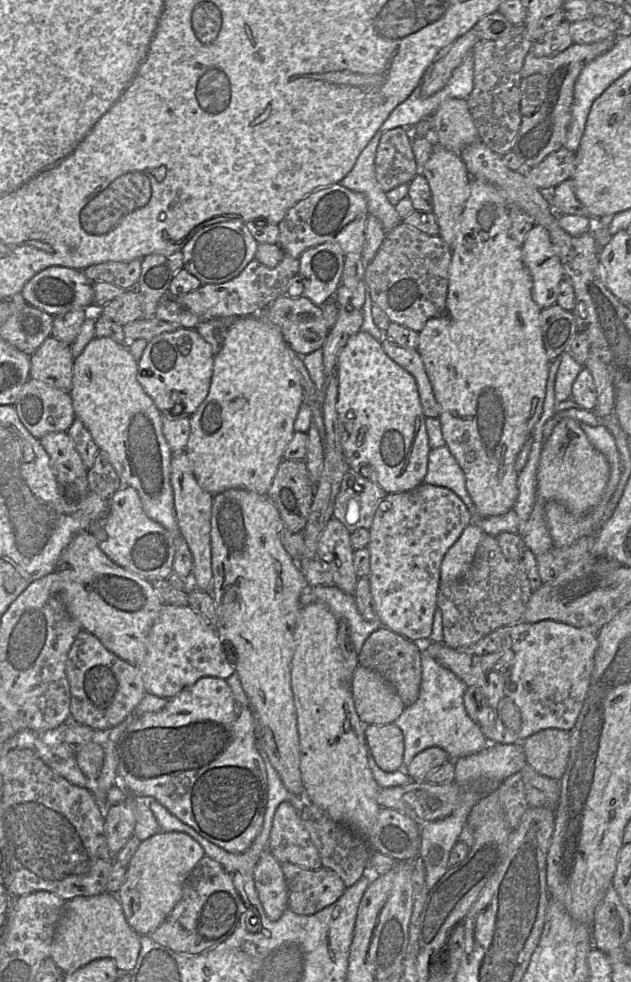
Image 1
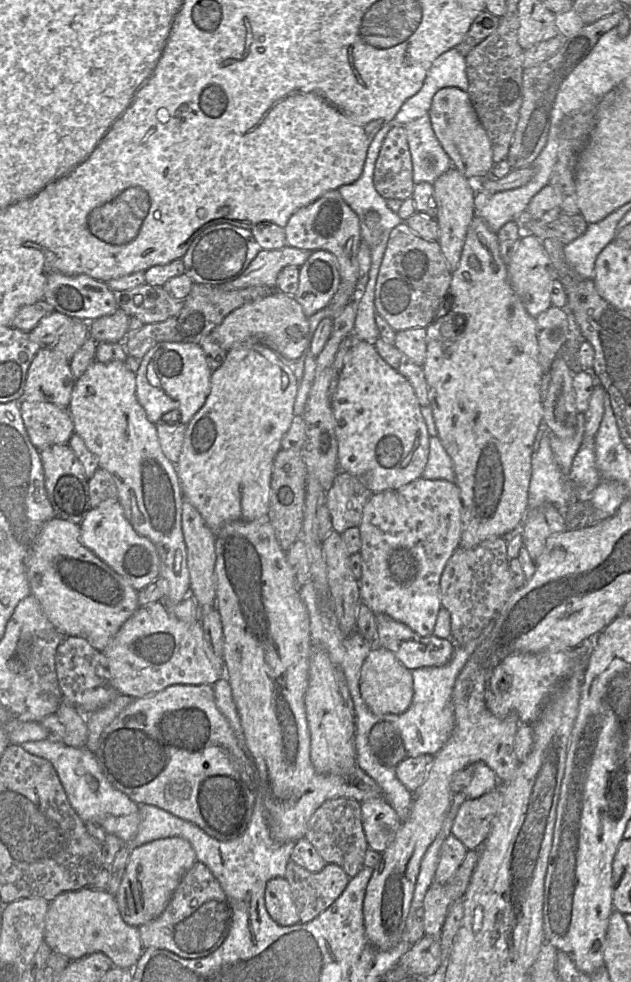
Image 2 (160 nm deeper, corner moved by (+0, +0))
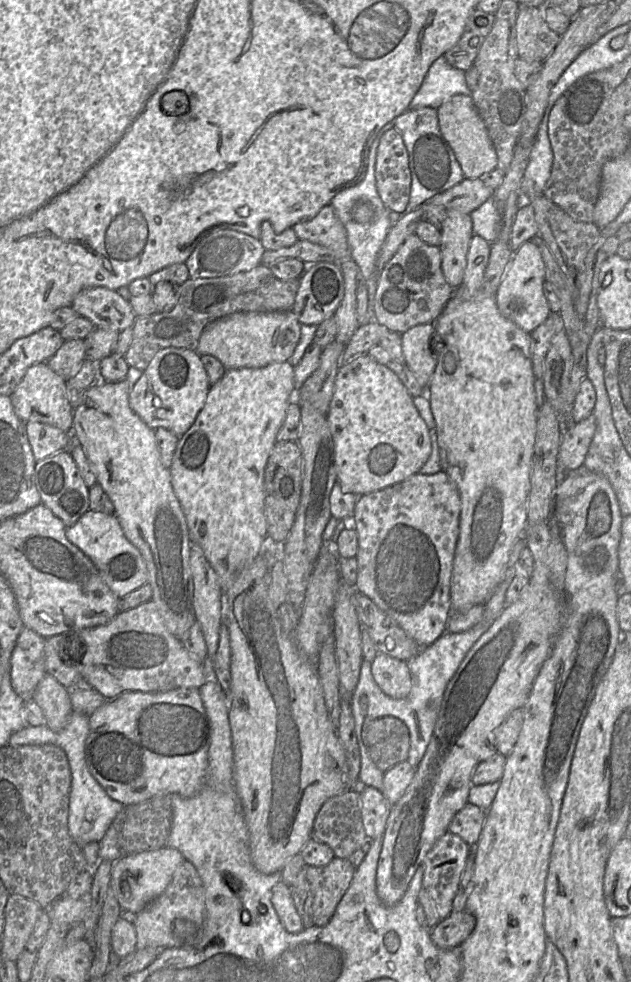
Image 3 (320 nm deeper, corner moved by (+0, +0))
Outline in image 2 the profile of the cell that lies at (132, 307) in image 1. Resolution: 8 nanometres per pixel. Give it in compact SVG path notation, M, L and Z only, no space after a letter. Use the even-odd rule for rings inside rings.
M122 309L89 323L90 337L97 343L122 343L128 337L131 317Z

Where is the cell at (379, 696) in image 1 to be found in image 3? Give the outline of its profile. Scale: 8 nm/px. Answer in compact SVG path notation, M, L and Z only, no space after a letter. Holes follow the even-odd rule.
M377 653L371 662L371 673L384 694L403 699L410 692L412 681L407 662L384 653Z

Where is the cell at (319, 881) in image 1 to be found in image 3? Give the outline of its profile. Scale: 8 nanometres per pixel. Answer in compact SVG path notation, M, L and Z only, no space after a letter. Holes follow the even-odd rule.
M333 858L323 867L307 867L306 877L313 895L313 923L325 926L349 888L356 867L348 859Z

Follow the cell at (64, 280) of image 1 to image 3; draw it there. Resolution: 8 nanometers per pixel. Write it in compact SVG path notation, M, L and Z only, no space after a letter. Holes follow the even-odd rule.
M104 287L82 290L74 298L71 308L73 308L79 316L90 320L96 328L114 330L118 332L121 332L128 327L132 327L137 318L129 301L123 299L116 290L110 290Z

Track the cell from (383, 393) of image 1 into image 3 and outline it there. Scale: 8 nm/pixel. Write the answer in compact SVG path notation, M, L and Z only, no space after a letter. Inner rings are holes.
M368 353L339 366L327 419L334 442L337 482L343 492L361 496L399 483L413 474L431 454L429 429L398 376Z

